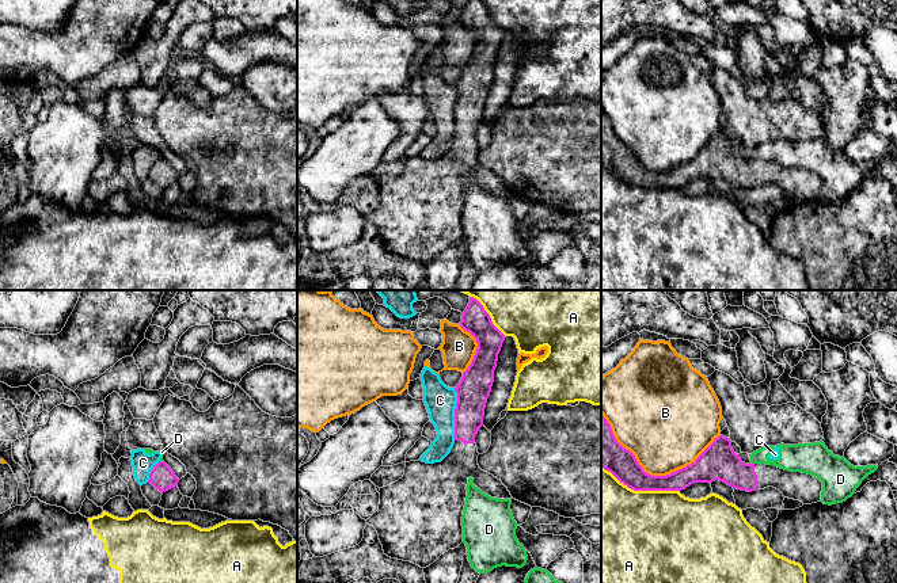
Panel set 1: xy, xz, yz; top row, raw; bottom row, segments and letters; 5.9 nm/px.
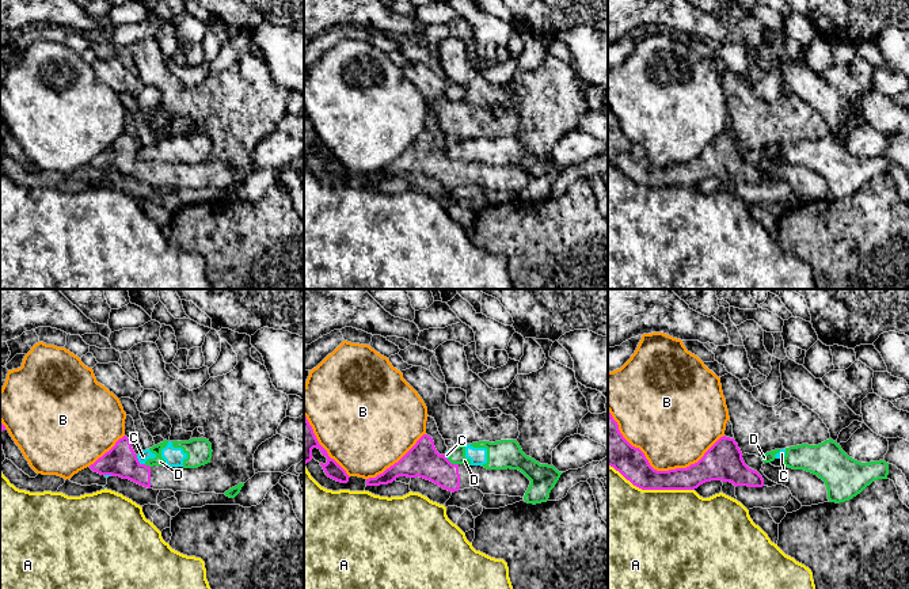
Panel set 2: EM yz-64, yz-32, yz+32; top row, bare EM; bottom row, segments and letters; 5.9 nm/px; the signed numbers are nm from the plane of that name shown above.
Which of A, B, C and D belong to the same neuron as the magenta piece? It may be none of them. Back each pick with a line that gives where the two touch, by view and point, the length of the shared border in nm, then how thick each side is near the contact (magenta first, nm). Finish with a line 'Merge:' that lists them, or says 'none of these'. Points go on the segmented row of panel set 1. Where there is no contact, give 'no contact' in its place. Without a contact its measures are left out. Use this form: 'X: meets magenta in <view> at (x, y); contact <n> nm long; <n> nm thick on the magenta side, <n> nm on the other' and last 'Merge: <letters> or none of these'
Merge: none of these

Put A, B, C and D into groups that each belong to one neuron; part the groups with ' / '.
A / B / C D

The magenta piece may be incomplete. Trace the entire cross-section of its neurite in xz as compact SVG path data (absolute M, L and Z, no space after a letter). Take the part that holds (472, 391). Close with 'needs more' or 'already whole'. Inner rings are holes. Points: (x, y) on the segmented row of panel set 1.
M474 297L460 327L476 339L478 348L455 388L453 447L441 462L406 462L403 477L380 488L379 510L366 519L376 529L384 555L421 568L463 542L461 517L470 477L489 496L513 499L501 480L479 468L475 443L505 335Z | needs more

